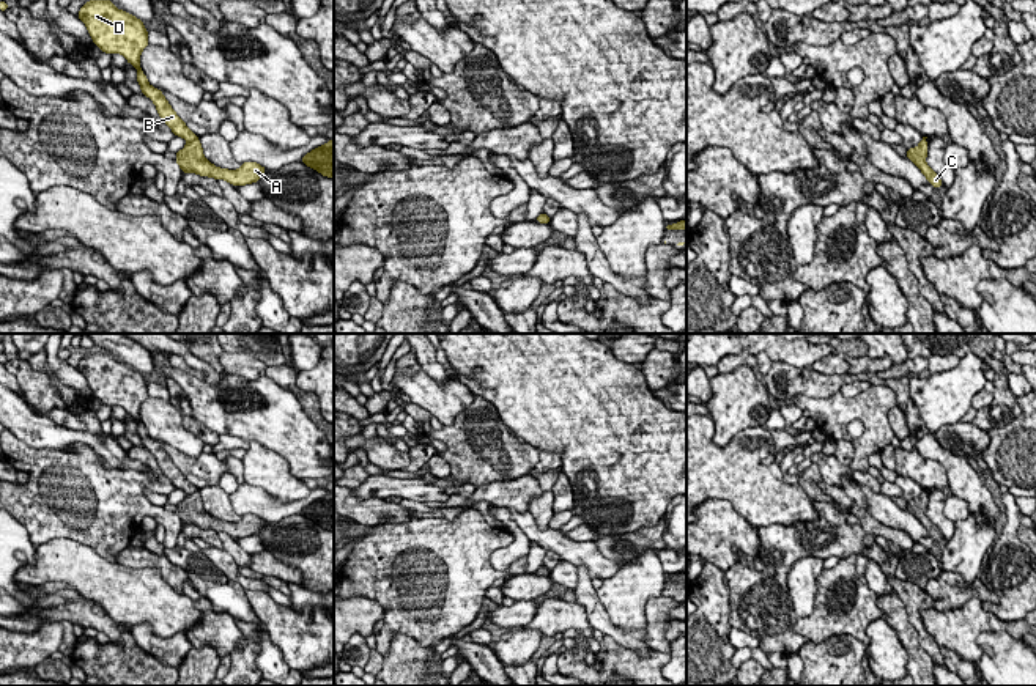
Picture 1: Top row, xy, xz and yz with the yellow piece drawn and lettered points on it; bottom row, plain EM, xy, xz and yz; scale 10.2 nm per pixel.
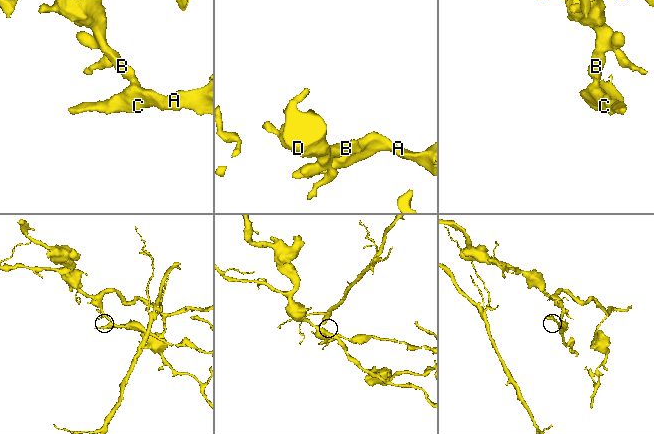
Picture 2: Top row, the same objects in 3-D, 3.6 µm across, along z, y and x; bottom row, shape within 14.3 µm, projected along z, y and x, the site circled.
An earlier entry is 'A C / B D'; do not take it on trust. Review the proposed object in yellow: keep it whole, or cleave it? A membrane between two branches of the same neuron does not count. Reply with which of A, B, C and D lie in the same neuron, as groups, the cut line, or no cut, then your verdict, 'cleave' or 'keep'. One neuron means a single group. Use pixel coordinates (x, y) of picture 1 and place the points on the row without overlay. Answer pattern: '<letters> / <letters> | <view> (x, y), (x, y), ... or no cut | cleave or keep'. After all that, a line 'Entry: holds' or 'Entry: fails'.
A C / B D | xy (197, 490), (188, 494) | cleave
Entry: holds

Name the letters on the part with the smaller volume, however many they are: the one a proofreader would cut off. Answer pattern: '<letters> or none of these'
A, C

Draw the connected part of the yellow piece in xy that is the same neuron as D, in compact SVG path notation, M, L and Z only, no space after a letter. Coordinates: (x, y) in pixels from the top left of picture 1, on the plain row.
M110 352L85 354L77 370L87 378L93 396L105 406L121 406L137 422L142 445L154 455L157 466L173 486L187 494L197 492L198 489L175 466L162 444L148 436L140 420L140 406L150 396L143 374L117 362Z

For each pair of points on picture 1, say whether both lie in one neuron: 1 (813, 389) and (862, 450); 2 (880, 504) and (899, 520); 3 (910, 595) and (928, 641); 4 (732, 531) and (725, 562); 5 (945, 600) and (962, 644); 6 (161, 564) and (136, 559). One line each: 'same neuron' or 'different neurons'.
1: different neurons
2: same neuron
3: same neuron
4: same neuron
5: different neurons
6: same neuron

